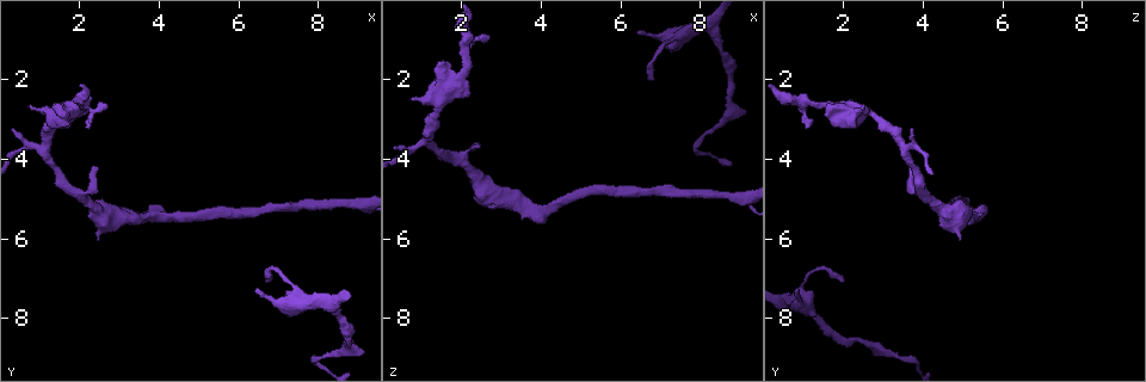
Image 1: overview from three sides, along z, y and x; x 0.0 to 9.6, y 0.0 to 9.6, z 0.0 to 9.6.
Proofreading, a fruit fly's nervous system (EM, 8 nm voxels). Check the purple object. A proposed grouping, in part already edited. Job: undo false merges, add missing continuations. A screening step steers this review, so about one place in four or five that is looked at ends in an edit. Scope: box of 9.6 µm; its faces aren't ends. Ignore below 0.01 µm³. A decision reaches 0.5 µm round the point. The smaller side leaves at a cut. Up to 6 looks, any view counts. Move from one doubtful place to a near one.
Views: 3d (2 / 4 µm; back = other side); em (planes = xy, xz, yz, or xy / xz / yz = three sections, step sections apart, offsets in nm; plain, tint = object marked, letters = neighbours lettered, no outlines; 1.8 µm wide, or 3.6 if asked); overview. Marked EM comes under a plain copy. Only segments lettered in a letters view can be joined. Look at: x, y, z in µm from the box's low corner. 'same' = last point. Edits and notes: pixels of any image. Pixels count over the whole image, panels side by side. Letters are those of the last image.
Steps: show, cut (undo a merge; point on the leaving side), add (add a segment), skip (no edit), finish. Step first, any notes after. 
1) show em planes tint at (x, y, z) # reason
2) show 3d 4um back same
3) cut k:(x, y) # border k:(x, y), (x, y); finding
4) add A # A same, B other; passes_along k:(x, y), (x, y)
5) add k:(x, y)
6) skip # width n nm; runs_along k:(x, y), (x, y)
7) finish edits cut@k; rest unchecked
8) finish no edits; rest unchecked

show 3d 4um at (2.50, 5.30, 4.60) # branch point

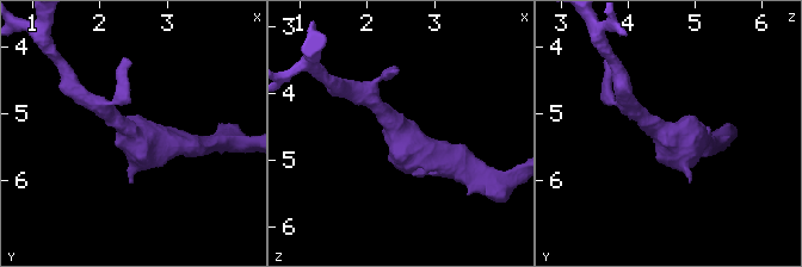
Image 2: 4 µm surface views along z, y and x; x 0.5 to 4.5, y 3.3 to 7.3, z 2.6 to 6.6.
show em planes letters at (2.50, 5.35, 4.60) # now the EM

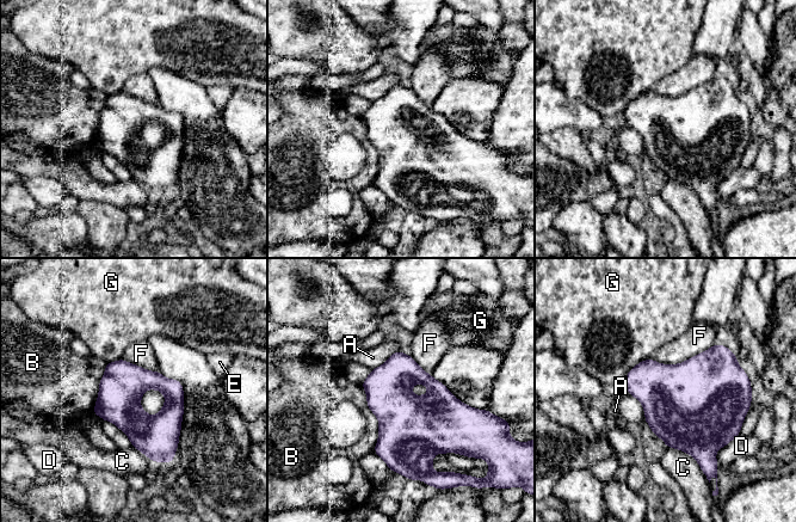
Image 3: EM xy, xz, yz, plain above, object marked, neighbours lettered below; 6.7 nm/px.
skip # A other, B other, C other, D other, E other, F other, G other; border 3:(714, 343), (676, 363), (649, 357); all the same neuron

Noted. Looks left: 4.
show em planes tint at (2.15, 2.60, 1.05) # abrupt turn

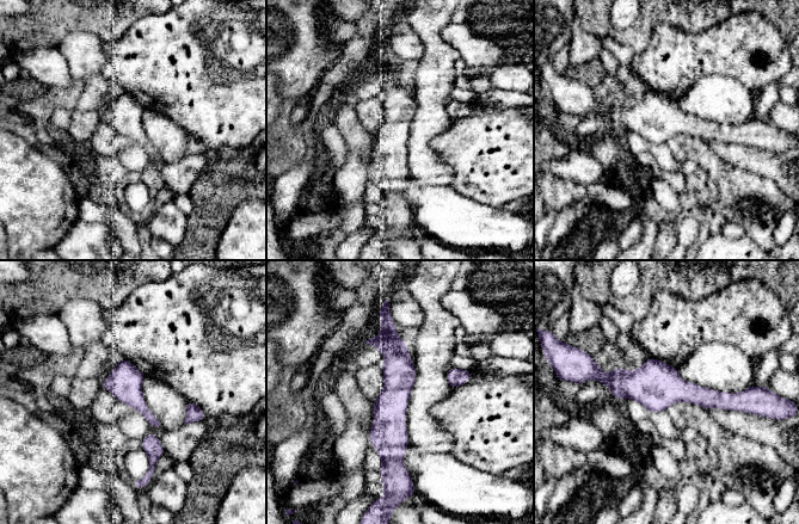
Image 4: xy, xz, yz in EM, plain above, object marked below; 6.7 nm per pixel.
show em planes letters same

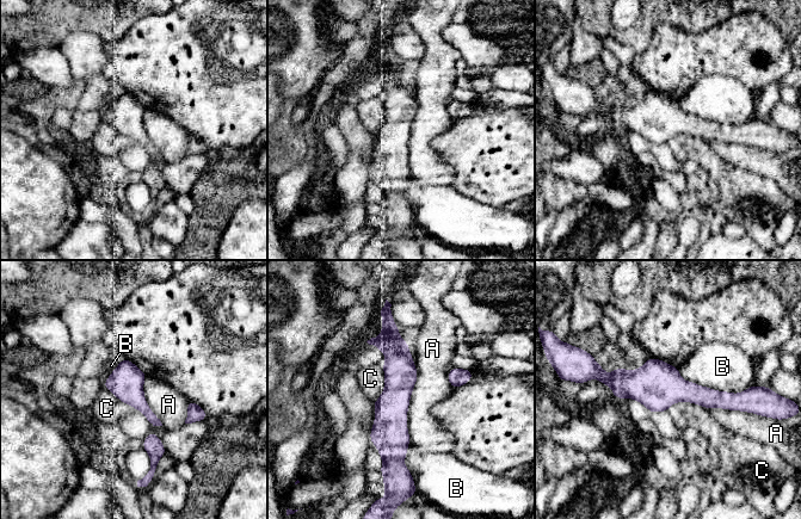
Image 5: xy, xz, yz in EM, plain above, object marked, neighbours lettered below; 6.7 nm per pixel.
skip # longest_contact A 550 nm; A other, B other, C other; runs_along 5:(599, 376), (740, 400); all the same neuron

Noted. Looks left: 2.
show em xz step 4 letters at (6.45, 7.30, 0.85) # free end

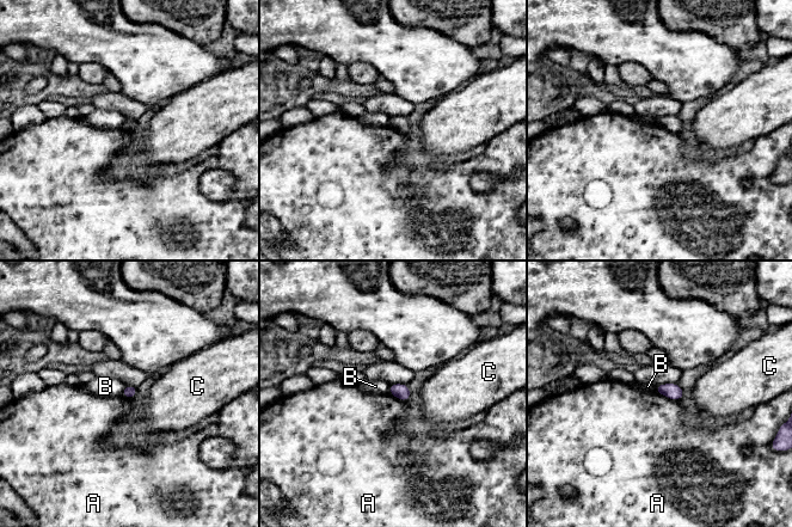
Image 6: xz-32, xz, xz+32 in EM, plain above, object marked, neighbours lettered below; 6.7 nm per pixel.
show em planes letters same

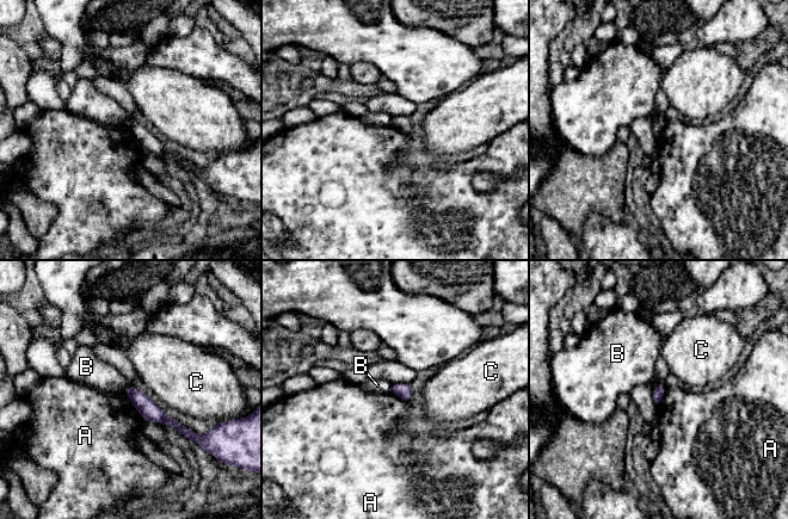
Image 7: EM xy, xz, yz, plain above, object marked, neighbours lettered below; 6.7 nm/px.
skip # A other, B other, C other; border 7:(123, 391), (143, 419); none of them fits

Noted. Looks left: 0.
finish no edits; rest unchecked

